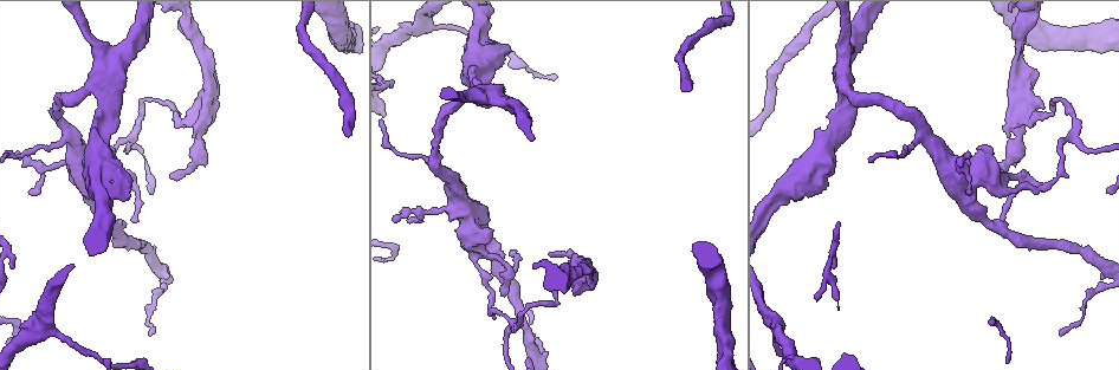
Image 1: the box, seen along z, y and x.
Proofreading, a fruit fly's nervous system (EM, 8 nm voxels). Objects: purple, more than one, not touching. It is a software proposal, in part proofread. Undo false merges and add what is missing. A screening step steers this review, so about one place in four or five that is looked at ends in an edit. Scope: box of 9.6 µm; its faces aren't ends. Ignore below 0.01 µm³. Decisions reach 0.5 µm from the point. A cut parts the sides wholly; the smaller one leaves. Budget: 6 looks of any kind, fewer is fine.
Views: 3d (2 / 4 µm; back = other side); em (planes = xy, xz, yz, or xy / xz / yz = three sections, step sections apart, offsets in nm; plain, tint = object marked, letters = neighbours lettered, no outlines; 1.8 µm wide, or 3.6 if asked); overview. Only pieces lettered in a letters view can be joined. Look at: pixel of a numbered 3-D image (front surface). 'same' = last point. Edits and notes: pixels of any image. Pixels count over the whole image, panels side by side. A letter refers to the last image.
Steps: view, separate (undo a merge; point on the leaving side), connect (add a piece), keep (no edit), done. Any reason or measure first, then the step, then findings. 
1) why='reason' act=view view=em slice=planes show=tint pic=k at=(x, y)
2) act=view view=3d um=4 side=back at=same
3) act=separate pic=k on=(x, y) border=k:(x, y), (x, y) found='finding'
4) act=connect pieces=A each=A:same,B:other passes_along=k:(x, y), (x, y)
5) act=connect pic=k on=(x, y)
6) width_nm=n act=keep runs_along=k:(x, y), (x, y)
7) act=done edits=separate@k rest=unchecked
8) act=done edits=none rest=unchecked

why='looks like a crossing' act=view view=em um=3.6 slice=planes show=letters pic=1 at=(963, 190)

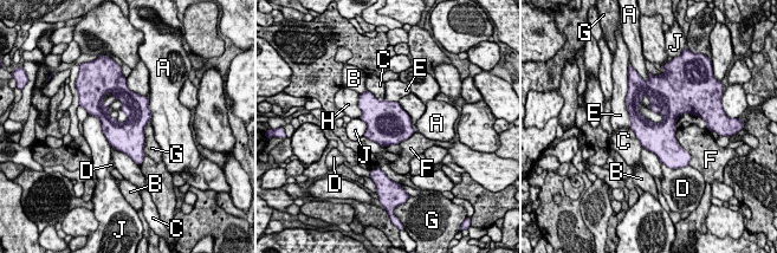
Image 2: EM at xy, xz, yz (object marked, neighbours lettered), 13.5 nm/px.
act=keep each=A:other,B:other,C:other,D:other,E:other,F:other,G:other,H:other,J:other found='continuous, no second neuron'

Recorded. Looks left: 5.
why='small branch off a trunk' act=view view=em slice=yz step=16 show=tint pic=1 at=(577, 281)

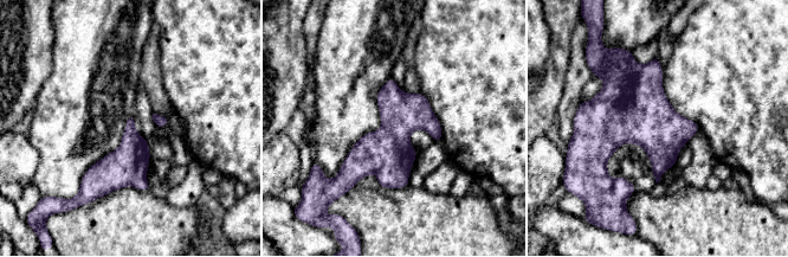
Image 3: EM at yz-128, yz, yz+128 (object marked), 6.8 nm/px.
why='cut it another way' act=view view=em slice=planes show=letters at=same

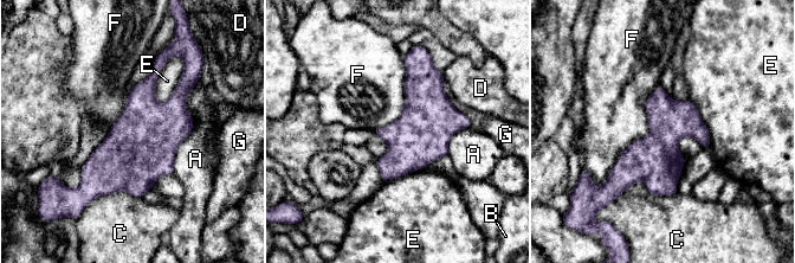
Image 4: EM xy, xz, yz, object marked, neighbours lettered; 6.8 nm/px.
width_nm=300 act=keep each=A:other,B:other,C:other,D:other,E:other,F:other,G:other border=4:(660, 83), (648, 134), (601, 186) found='continuous, no second neuron'

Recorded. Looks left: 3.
why='calibre changes' act=view view=3d um=2 pic=1 at=(96, 187)

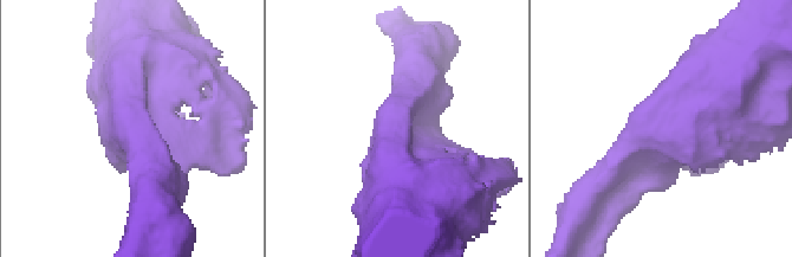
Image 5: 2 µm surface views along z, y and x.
act=view view=em slice=planes show=letters pic=5 at=(391, 141)

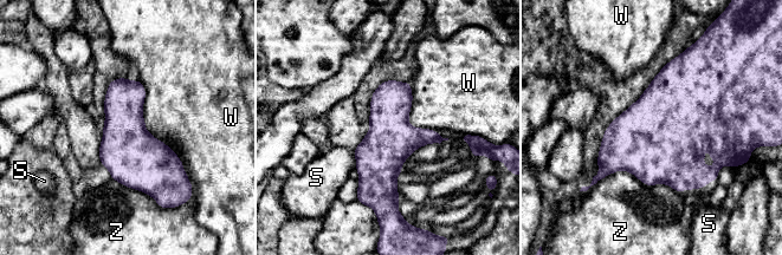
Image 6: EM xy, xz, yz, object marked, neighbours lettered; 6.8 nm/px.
width_nm=320 act=keep each=S:other,W:other,Z:other border=6:(139, 78), (144, 126), (187, 176) found='one neuron here'

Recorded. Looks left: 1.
act=done edits=none rest=unchecked

